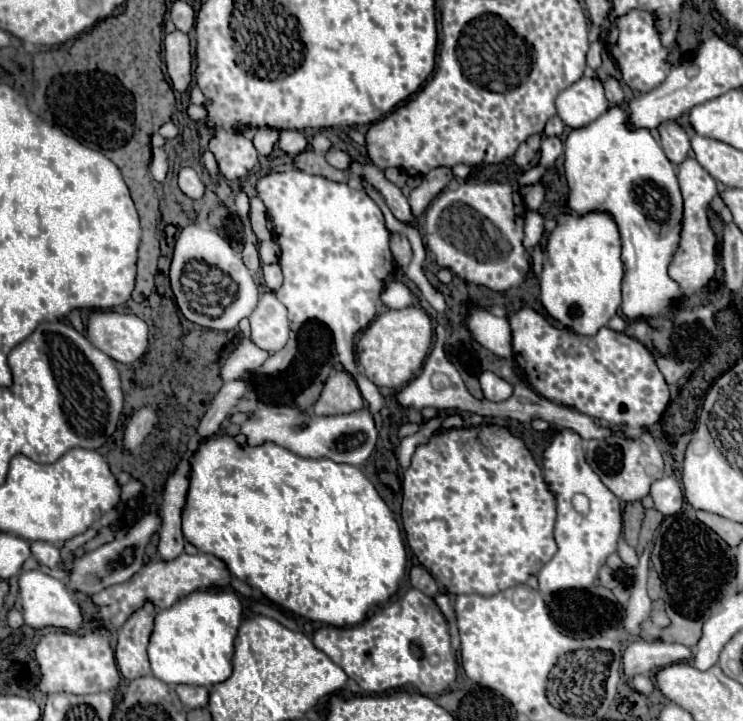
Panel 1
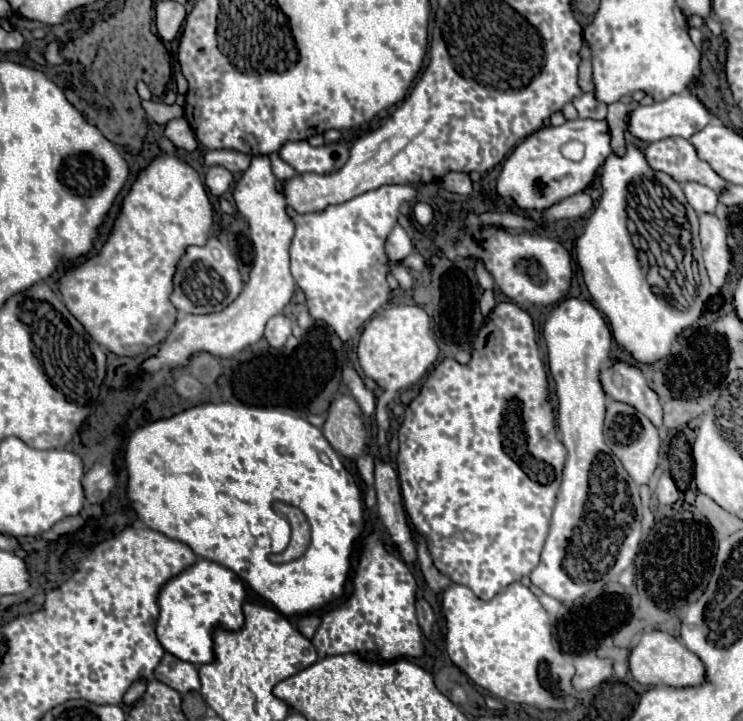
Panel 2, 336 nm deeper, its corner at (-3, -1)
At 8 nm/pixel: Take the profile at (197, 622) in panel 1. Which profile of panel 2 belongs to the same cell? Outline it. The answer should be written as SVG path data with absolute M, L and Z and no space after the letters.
M197 560L181 574L167 580L159 590L159 620L157 620L157 636L163 648L191 664L207 664L213 662L213 630L223 626L227 630L239 630L243 626L243 600L245 586L225 566L219 566L209 560Z

